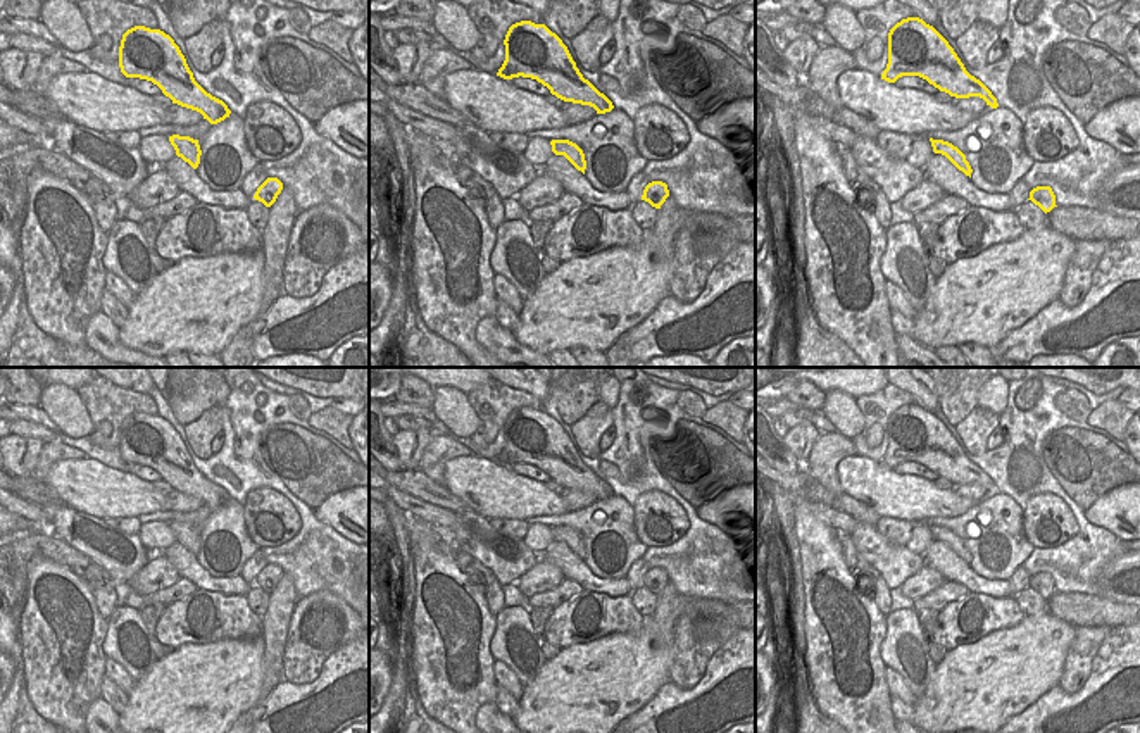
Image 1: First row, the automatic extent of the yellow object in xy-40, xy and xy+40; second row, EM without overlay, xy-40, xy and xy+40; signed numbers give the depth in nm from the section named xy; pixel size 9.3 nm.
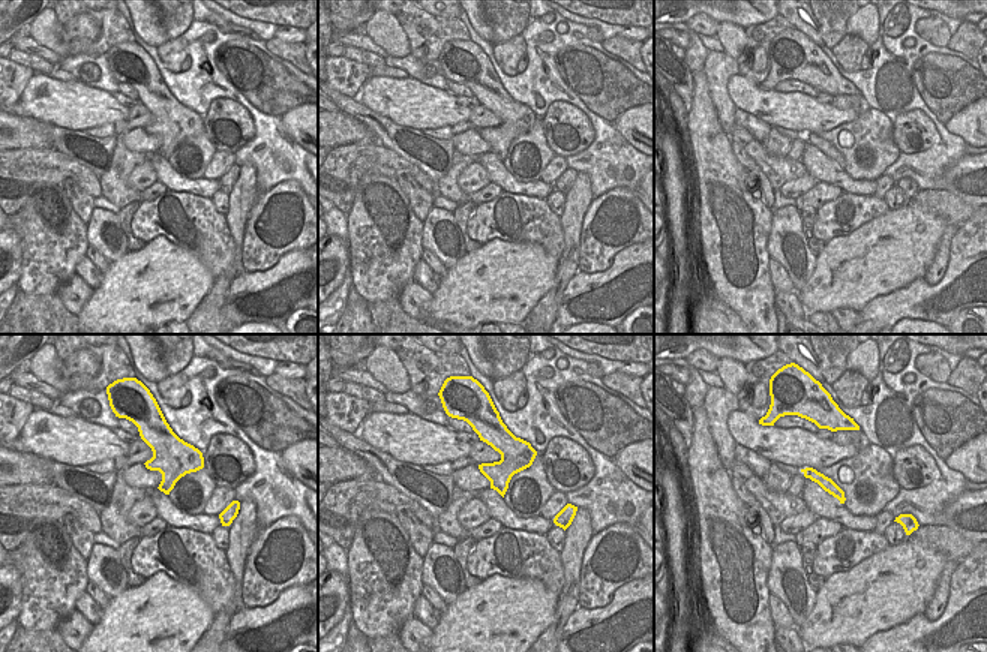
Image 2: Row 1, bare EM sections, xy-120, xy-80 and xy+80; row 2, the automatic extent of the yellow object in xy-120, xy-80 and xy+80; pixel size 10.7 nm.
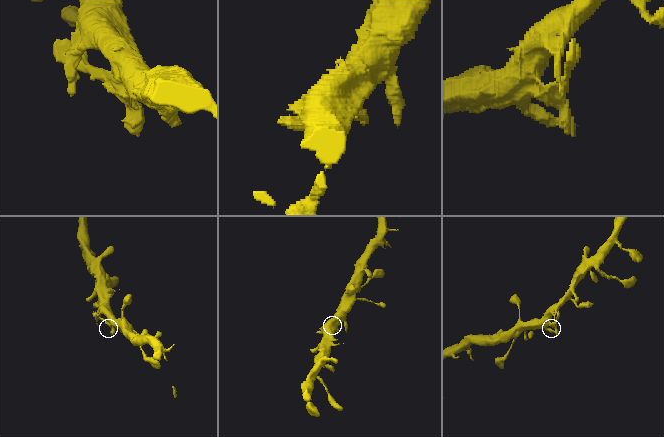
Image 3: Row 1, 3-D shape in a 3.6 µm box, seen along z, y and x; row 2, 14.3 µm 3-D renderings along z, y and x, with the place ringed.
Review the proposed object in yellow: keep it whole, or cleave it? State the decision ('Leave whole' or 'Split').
Leave whole.

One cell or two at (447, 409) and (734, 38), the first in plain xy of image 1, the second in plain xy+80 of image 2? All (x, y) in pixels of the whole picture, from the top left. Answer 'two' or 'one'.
one

